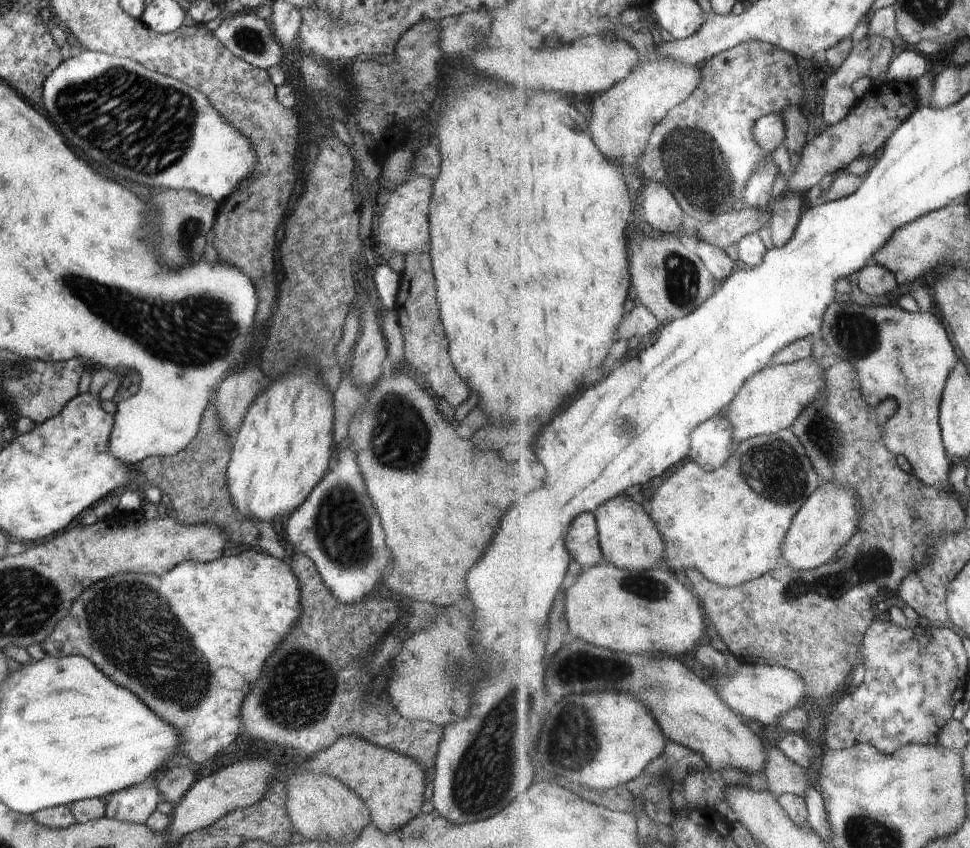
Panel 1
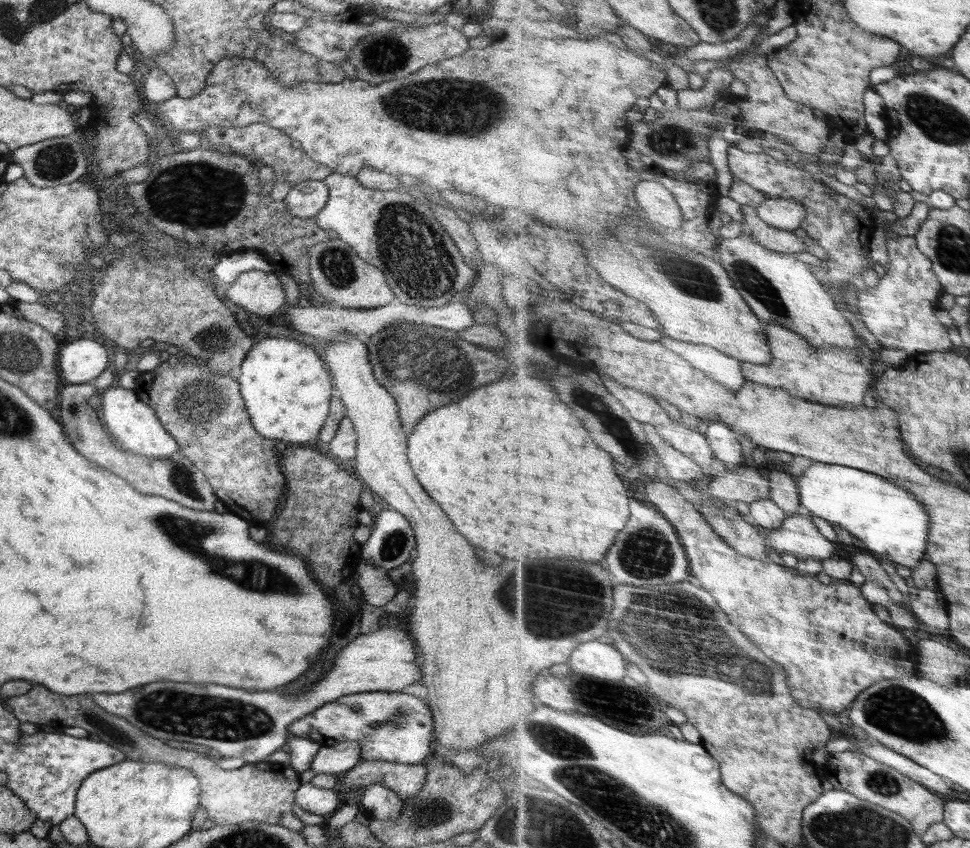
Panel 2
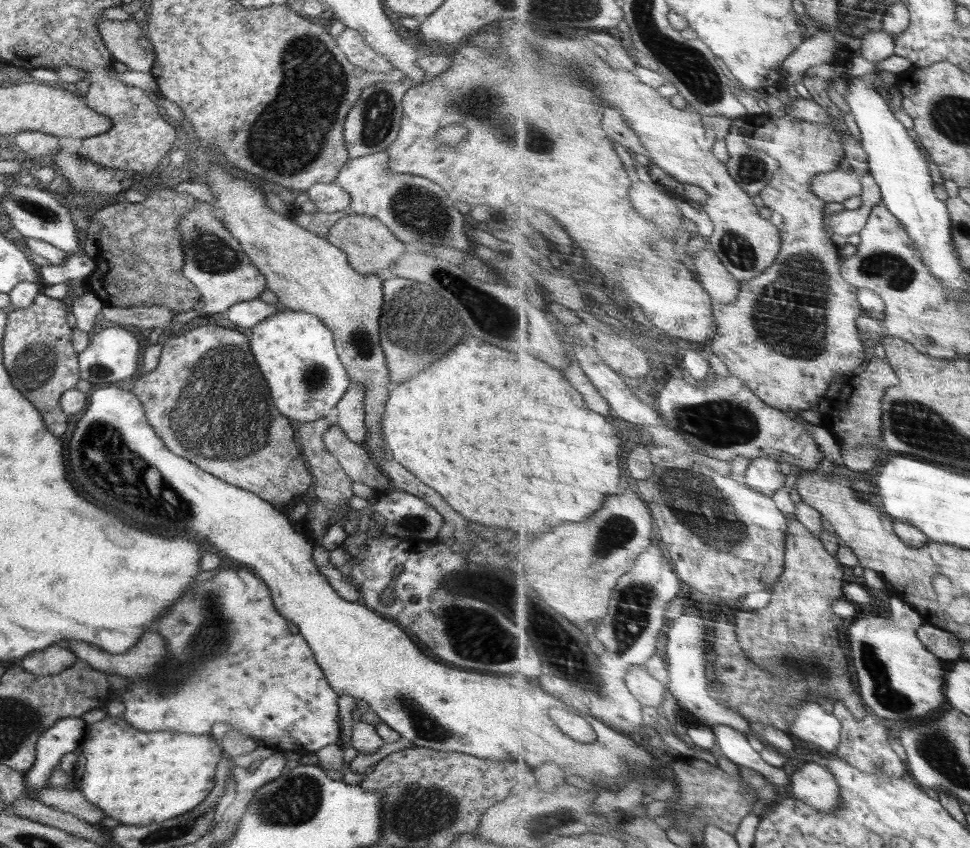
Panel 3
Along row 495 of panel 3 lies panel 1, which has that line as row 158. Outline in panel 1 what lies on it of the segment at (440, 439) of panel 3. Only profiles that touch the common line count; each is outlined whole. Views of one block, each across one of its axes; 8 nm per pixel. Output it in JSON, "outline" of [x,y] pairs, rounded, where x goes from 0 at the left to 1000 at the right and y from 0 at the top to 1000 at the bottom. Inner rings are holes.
{"outline":[[[468,83],[462,87],[462,101],[458,106],[460,125],[454,125],[449,137],[447,165],[452,167],[454,205],[445,215],[443,231],[443,304],[452,340],[452,361],[455,379],[463,403],[463,417],[470,441],[480,446],[487,460],[495,467],[495,476],[501,479],[509,495],[546,495],[561,488],[571,488],[584,476],[584,469],[598,455],[606,434],[621,432],[630,417],[631,408],[639,401],[637,388],[643,375],[643,361],[649,329],[649,307],[645,295],[645,269],[652,257],[652,236],[645,212],[645,197],[637,189],[629,189],[621,179],[610,158],[606,139],[581,139],[588,137],[588,118],[577,108],[530,108],[520,97],[507,97],[493,92],[480,83]]]}

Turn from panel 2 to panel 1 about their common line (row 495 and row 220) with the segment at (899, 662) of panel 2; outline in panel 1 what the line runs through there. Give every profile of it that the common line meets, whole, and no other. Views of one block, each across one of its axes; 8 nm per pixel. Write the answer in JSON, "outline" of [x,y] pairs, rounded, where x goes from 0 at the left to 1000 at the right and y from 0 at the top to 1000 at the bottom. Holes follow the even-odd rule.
{"outline":[[[665,213],[660,233],[667,262],[682,276],[691,276],[704,264],[706,248],[689,219],[681,215]]]}

